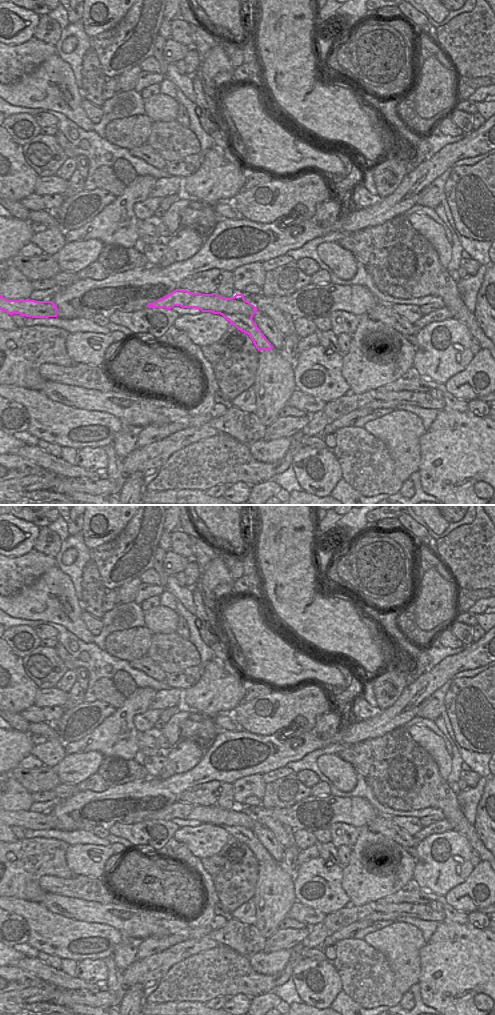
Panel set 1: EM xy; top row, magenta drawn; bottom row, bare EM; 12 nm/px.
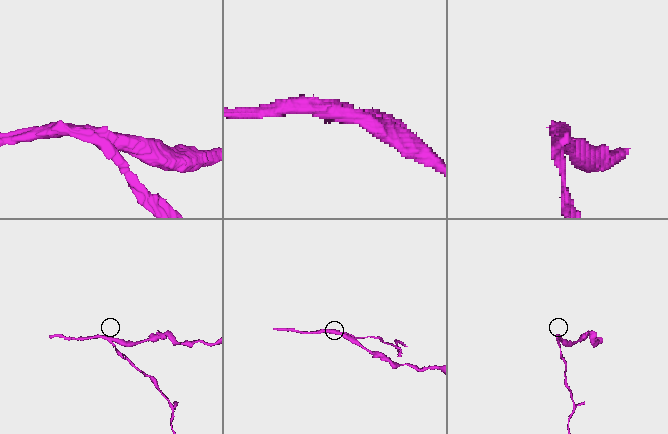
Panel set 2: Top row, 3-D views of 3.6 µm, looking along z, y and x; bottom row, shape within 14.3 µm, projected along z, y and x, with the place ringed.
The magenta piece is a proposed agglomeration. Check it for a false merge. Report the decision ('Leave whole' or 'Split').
Split

